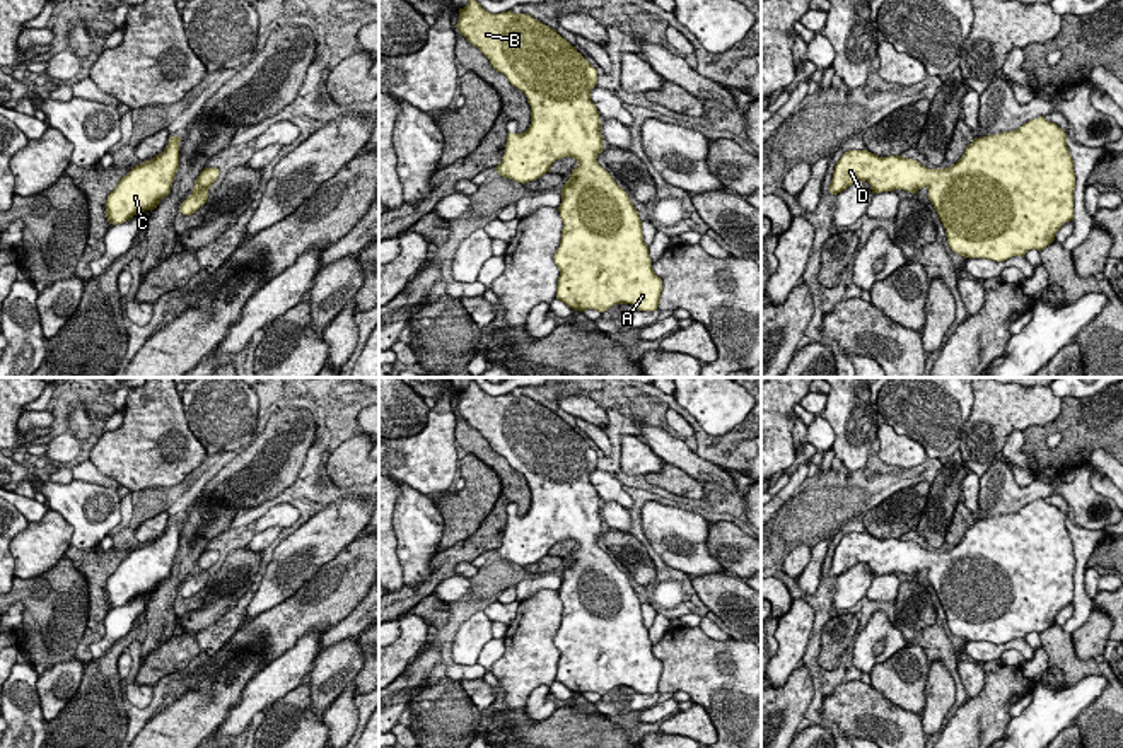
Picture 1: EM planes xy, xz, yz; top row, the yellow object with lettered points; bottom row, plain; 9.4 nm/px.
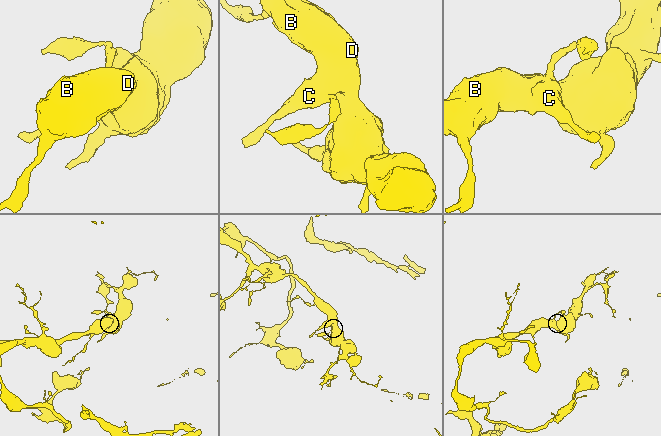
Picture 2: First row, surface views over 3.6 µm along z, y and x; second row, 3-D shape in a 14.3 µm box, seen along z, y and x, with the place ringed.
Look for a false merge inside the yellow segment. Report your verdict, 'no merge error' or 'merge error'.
no merge error

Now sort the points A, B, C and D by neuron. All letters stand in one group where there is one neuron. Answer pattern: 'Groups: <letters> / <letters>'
Groups: A B C D

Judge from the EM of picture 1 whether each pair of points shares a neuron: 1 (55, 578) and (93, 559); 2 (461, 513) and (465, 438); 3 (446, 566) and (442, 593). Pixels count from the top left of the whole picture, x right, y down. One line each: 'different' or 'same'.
1: different
2: different
3: different

